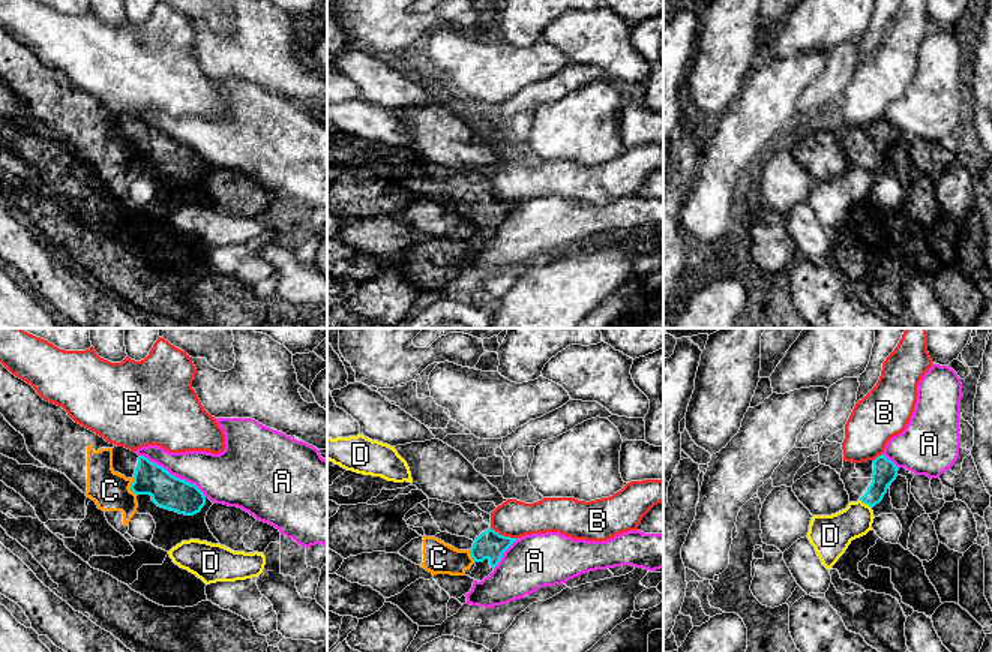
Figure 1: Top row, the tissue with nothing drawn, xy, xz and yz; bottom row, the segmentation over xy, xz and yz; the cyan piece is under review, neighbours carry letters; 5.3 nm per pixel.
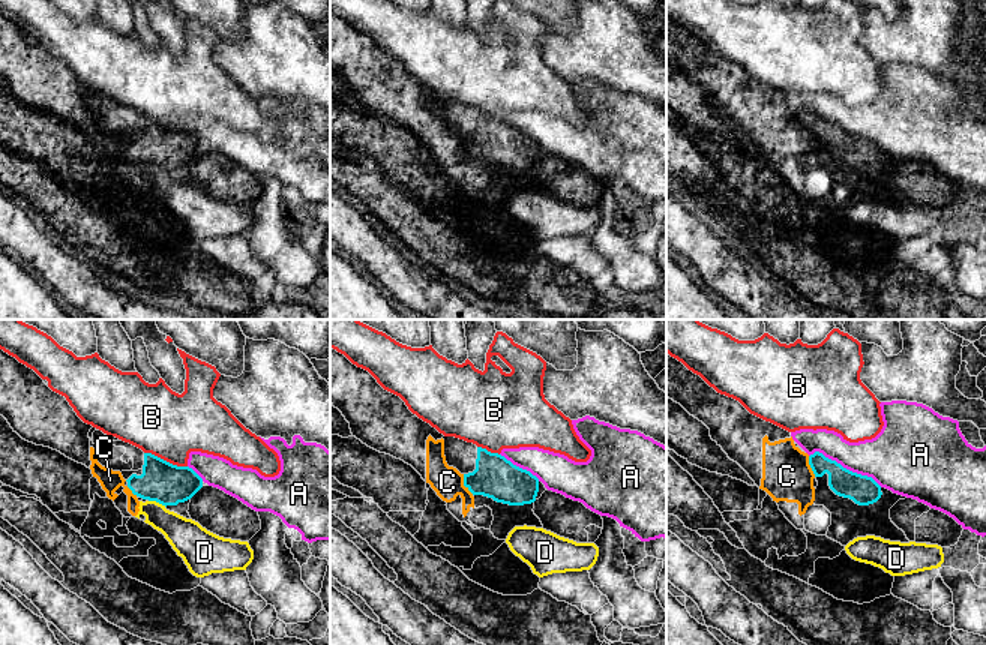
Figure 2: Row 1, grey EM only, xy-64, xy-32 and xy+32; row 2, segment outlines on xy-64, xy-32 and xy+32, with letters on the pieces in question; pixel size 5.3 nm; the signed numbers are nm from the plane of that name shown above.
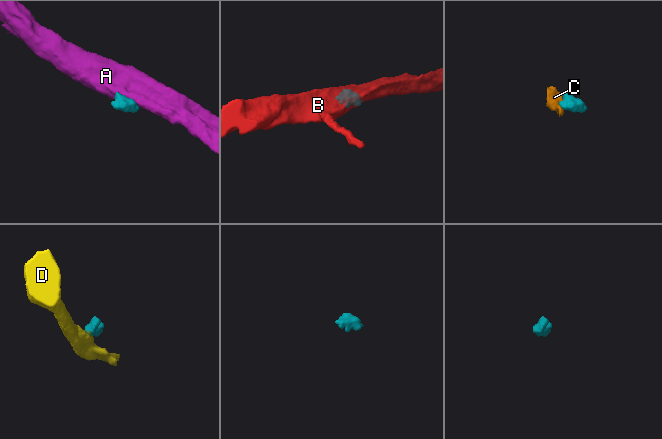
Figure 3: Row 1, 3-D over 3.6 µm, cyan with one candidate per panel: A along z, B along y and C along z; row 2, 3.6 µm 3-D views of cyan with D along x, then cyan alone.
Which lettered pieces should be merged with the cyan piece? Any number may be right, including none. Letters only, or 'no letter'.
no letter

